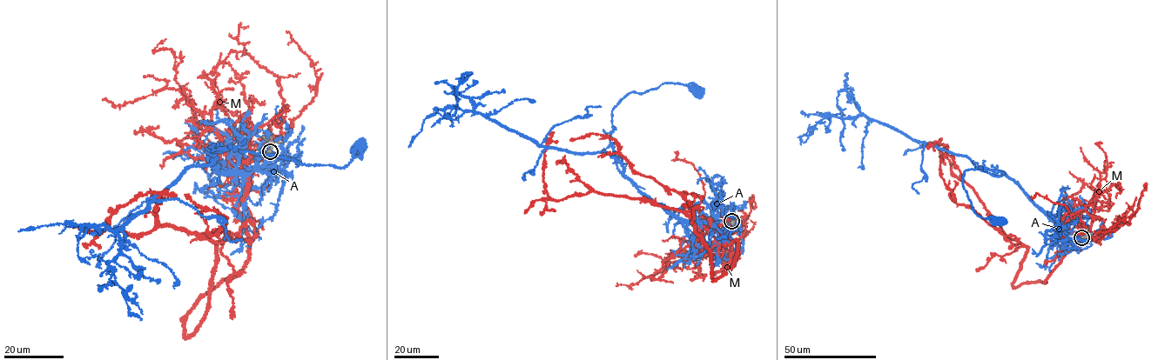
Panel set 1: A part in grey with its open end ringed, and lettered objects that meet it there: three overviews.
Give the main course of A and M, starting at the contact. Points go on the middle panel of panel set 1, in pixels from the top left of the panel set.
A: (731, 221), (721, 215), (683, 221), (620, 172), (609, 141), (612, 110), (632, 92), (666, 83), (698, 91)
M: (731, 223), (708, 227), (738, 243), (714, 278), (682, 212), (595, 190), (552, 199), (542, 176), (548, 135)

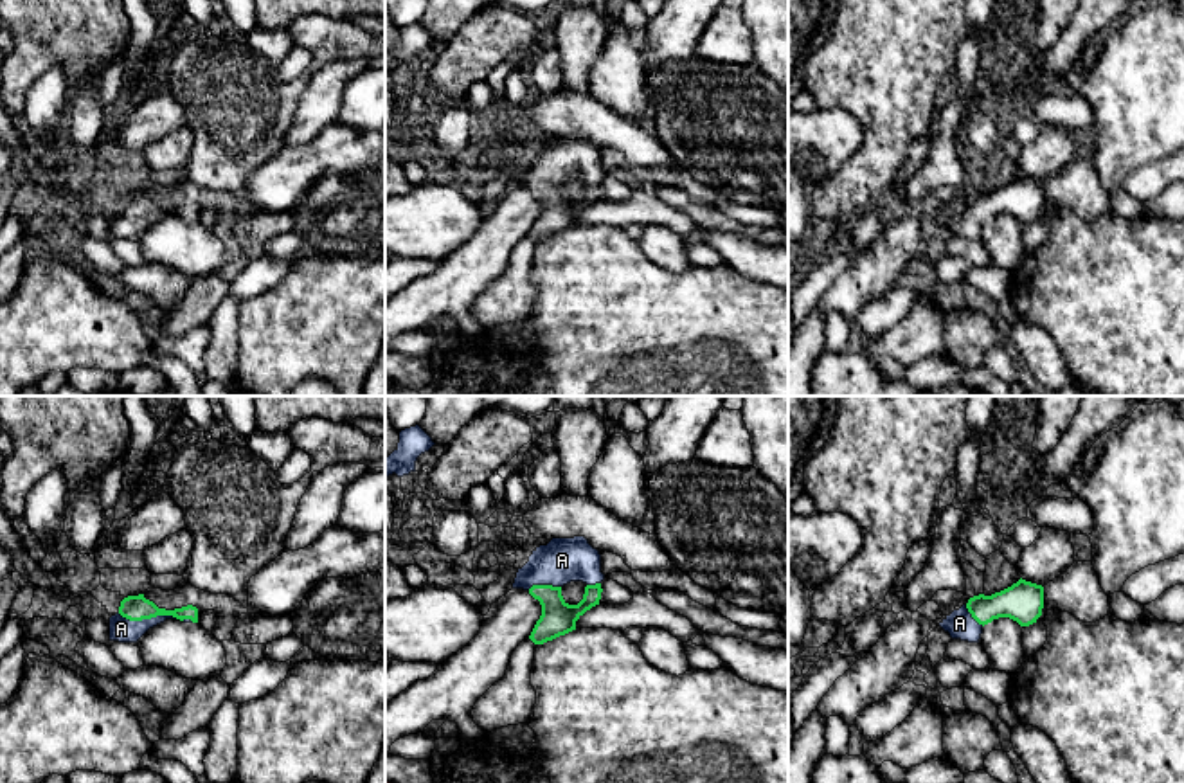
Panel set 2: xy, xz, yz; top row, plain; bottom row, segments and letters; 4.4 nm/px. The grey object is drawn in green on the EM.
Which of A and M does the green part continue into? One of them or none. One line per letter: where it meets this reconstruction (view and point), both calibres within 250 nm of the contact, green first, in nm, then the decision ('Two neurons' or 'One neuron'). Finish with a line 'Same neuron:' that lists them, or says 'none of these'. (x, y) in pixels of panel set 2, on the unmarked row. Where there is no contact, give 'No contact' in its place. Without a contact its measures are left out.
A: Touches green at xy (148, 215). Thickness 110 nm (green) against 110 nm. One neuron
M: No contact. Two neurons
Same neuron: A

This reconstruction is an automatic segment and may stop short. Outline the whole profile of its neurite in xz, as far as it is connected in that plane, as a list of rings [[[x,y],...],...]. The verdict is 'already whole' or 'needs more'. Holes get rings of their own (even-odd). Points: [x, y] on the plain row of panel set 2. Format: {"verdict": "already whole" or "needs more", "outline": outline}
{"verdict": "needs more", "outline": [[[585,133],[552,135],[529,153],[518,166],[513,185],[527,187],[542,202],[529,236],[543,241],[576,227],[576,218],[601,196],[601,151]],[[570,178],[583,178],[585,191],[578,202],[569,202],[561,193],[561,184]]]}

